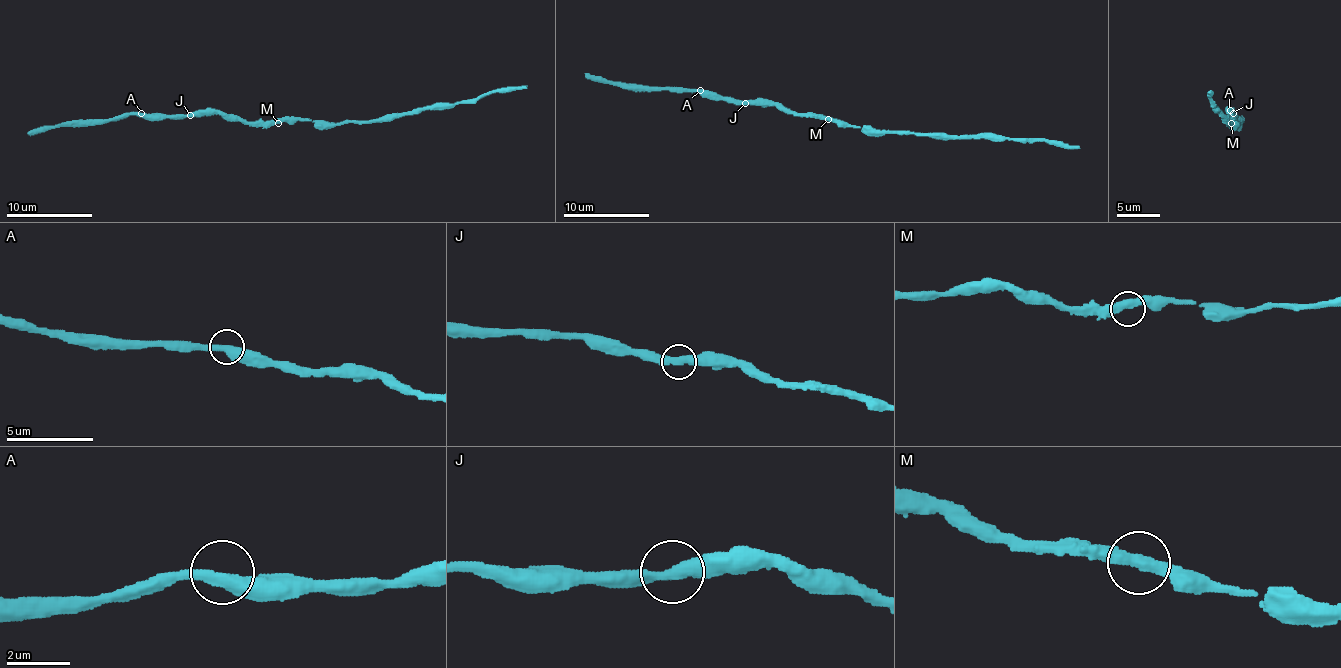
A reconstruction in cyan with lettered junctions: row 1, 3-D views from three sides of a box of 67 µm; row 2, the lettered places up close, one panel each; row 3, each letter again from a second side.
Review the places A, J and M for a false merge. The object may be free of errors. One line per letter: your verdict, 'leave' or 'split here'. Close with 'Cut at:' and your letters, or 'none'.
A: leave
J: leave
M: leave
Cut at: none

